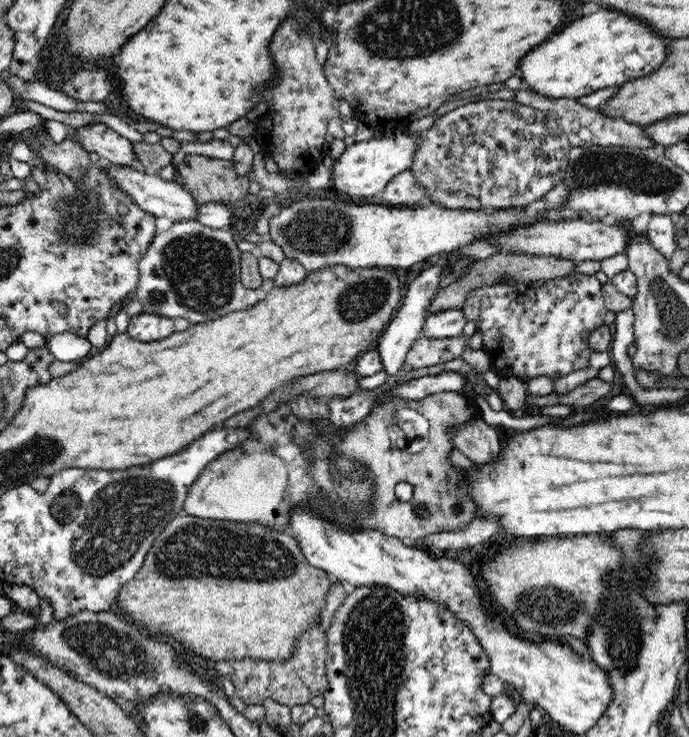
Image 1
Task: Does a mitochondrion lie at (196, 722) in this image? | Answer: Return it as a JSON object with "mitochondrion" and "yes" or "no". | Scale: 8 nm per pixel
{"mitochondrion":"yes"}

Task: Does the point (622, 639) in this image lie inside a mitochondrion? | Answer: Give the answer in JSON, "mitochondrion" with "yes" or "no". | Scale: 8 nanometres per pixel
{"mitochondrion":"yes"}

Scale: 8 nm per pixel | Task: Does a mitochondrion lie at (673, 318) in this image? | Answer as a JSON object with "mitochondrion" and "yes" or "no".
{"mitochondrion":"yes"}

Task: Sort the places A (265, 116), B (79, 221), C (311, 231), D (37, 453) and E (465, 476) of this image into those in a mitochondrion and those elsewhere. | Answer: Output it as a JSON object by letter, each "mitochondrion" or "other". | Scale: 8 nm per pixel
{"A":"other","B":"mitochondrion","C":"mitochondrion","D":"mitochondrion","E":"other"}

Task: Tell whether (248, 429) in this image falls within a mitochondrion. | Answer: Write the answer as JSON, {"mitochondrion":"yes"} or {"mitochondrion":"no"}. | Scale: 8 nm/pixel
{"mitochondrion":"no"}

